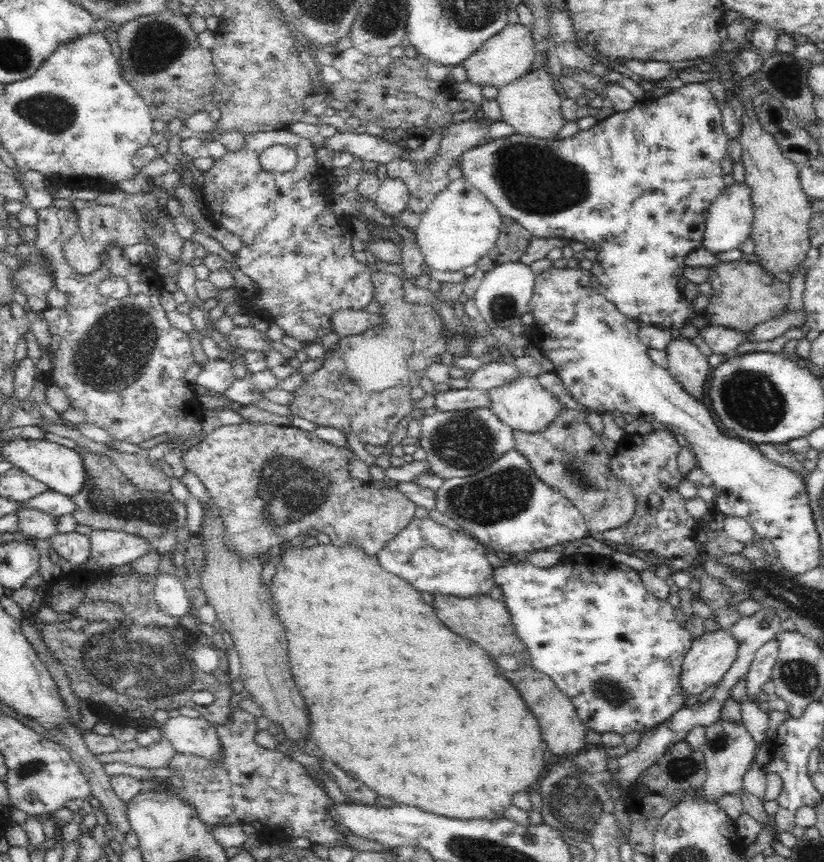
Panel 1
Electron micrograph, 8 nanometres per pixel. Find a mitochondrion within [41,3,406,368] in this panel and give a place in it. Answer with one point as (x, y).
(157, 44)

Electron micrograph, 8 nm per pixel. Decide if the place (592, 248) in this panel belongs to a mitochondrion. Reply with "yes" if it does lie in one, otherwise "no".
no

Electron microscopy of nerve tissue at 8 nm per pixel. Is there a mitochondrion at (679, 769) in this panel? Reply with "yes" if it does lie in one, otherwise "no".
yes

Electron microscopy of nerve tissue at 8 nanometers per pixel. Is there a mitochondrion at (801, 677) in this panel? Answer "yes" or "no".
yes

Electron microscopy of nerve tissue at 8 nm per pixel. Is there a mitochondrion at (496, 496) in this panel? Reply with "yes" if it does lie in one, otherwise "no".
yes

